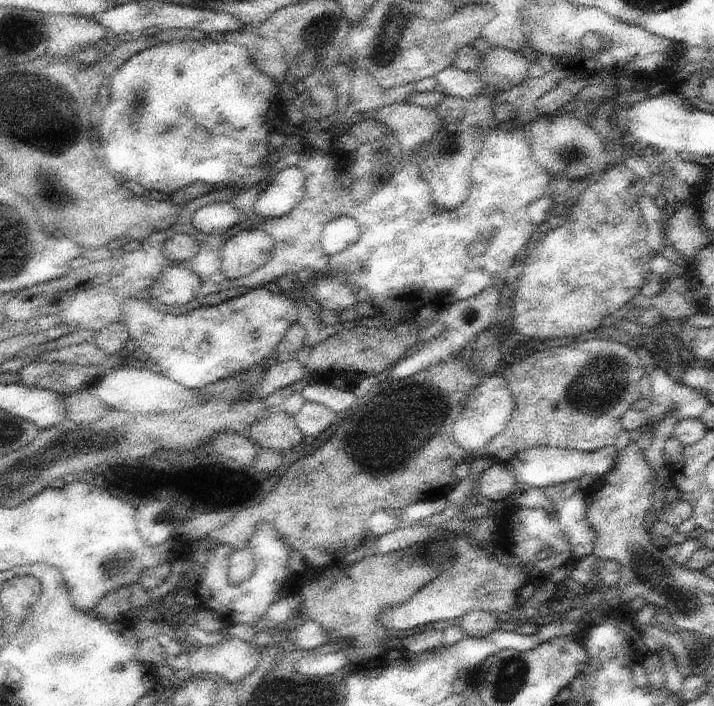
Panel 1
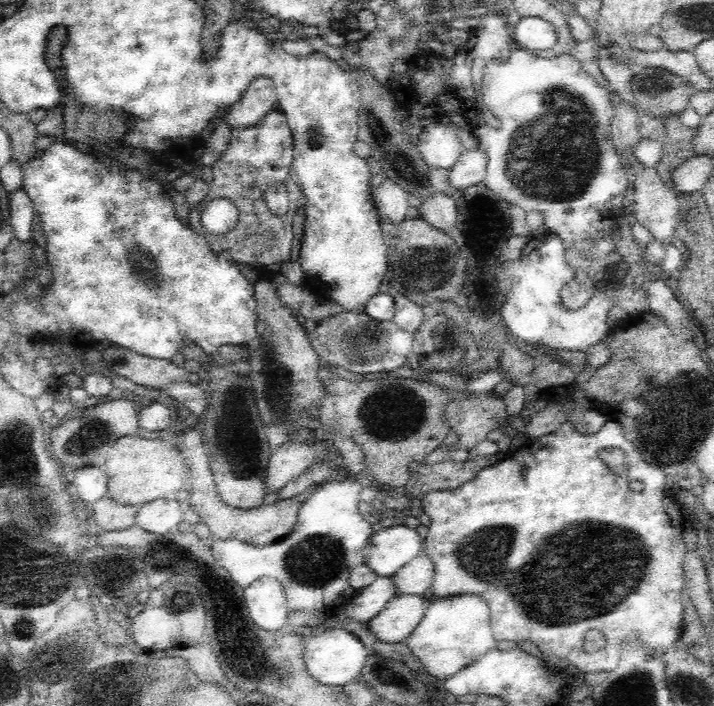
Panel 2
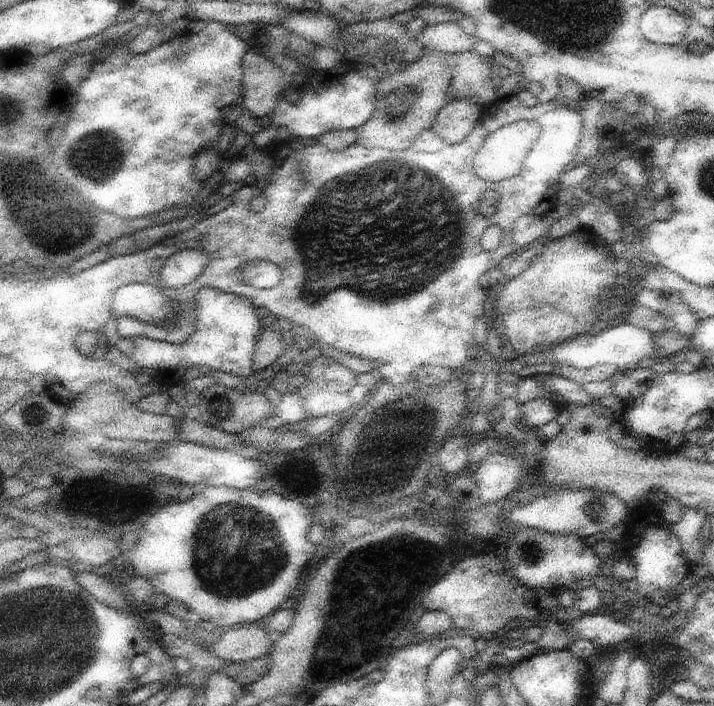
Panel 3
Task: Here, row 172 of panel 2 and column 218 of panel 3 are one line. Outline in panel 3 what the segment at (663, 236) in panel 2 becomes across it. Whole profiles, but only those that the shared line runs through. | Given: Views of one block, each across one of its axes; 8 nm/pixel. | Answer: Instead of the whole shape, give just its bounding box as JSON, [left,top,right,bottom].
[210,625,274,663]

